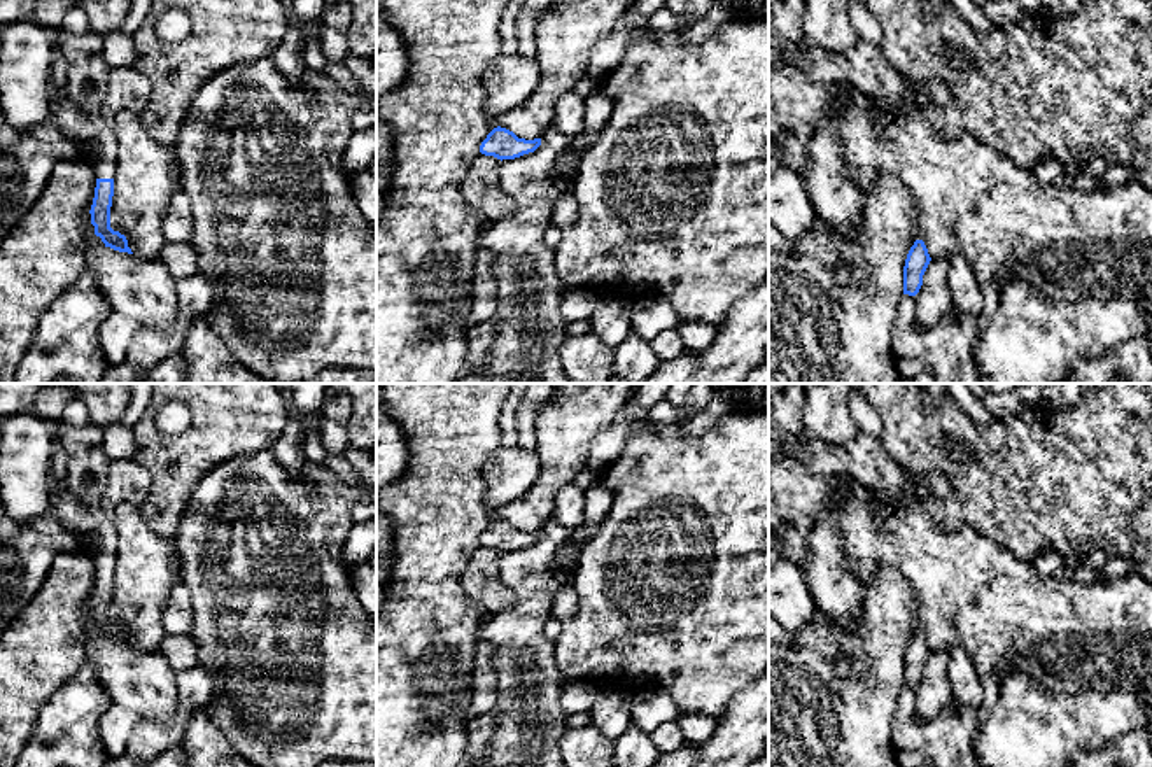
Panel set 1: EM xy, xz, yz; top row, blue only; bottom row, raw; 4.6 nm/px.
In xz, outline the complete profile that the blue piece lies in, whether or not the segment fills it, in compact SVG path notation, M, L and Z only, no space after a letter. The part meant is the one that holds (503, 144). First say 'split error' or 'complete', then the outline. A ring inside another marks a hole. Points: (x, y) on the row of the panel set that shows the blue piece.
complete; M494 128L480 145L480 152L497 159L515 159L523 154L534 152L541 145L541 138L525 140L518 138L506 128Z

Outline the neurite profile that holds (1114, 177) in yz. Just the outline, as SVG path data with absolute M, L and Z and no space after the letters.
M1108 165L1105 173L1099 177L1098 186L1113 191L1124 187L1131 179L1133 175L1127 168L1119 165Z

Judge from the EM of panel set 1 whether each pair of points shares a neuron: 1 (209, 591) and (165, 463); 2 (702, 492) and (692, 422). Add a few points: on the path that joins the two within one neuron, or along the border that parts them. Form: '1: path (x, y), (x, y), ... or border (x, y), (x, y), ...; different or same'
1: border (202, 475), (188, 499), (174, 541); different
2: border (729, 412), (699, 435), (687, 435), (676, 422); different

